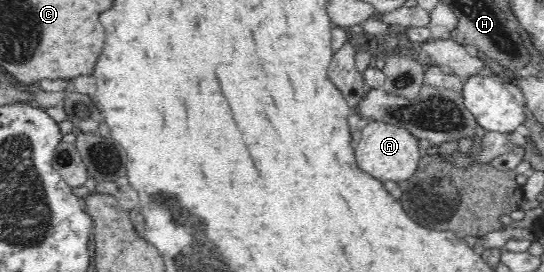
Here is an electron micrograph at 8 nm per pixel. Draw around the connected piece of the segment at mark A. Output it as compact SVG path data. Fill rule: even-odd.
M369 118L368 124L360 130L360 141L355 147L355 158L362 170L376 176L378 180L383 182L393 180L399 183L410 178L418 167L421 158L418 141L419 139L402 125Z

